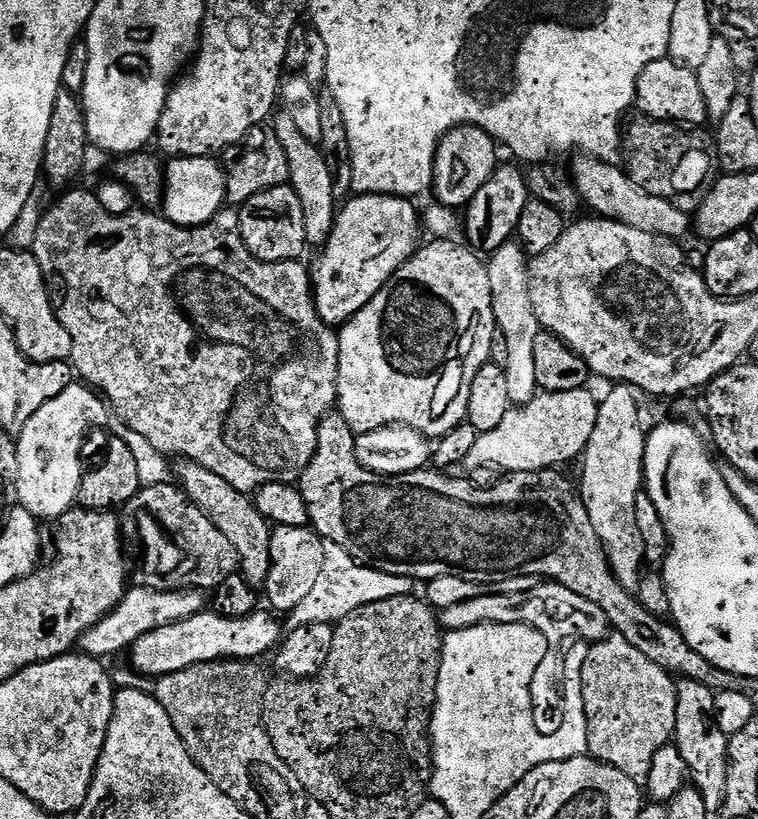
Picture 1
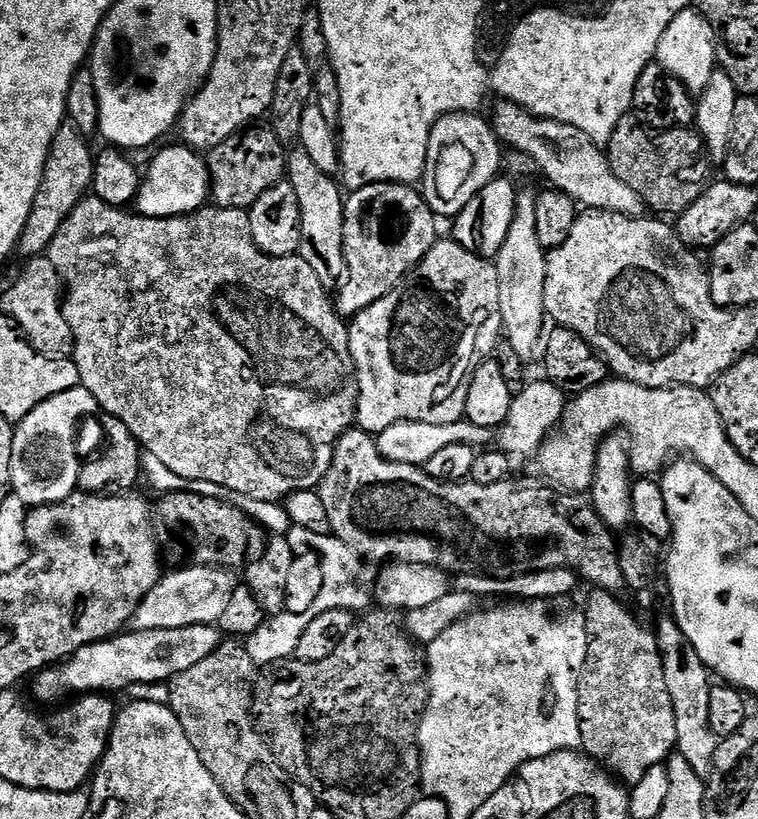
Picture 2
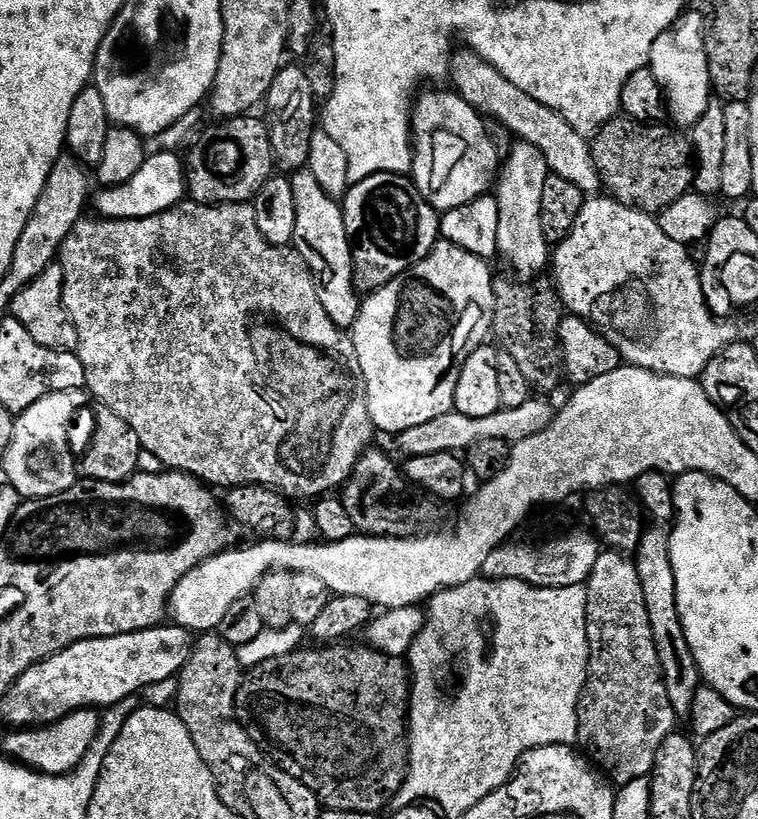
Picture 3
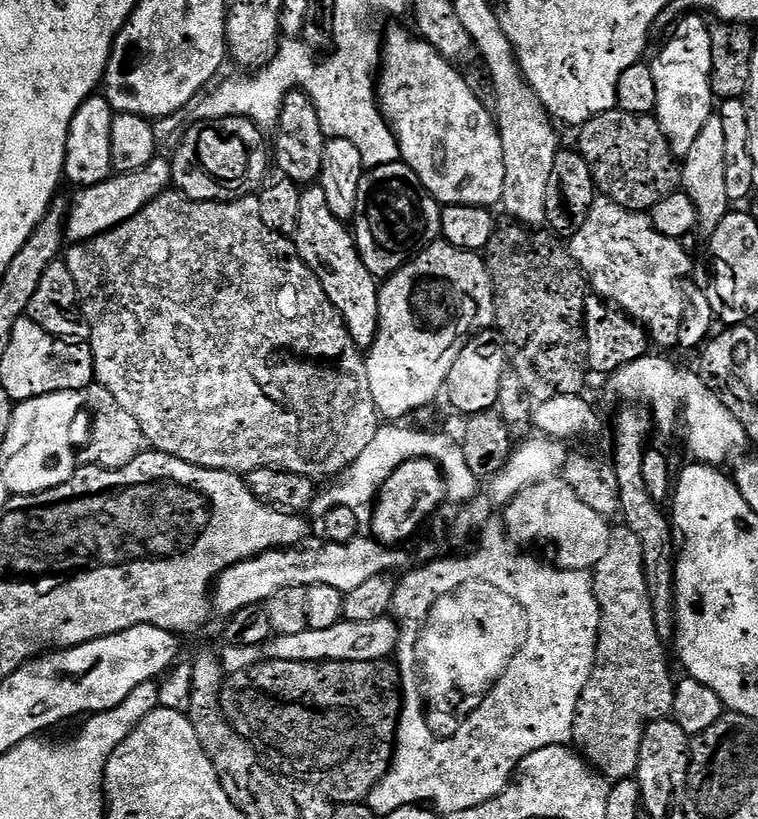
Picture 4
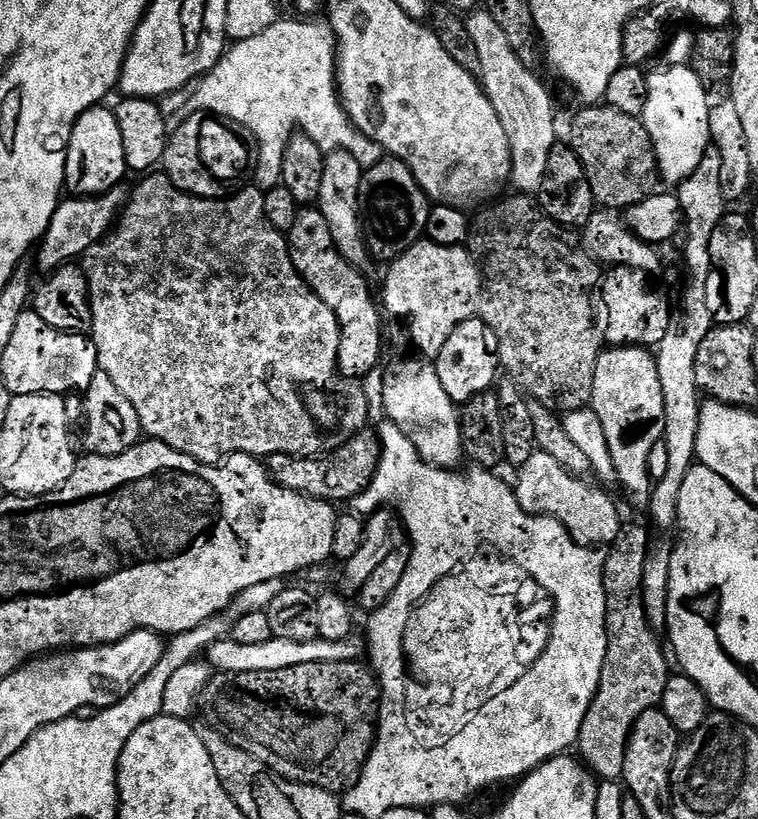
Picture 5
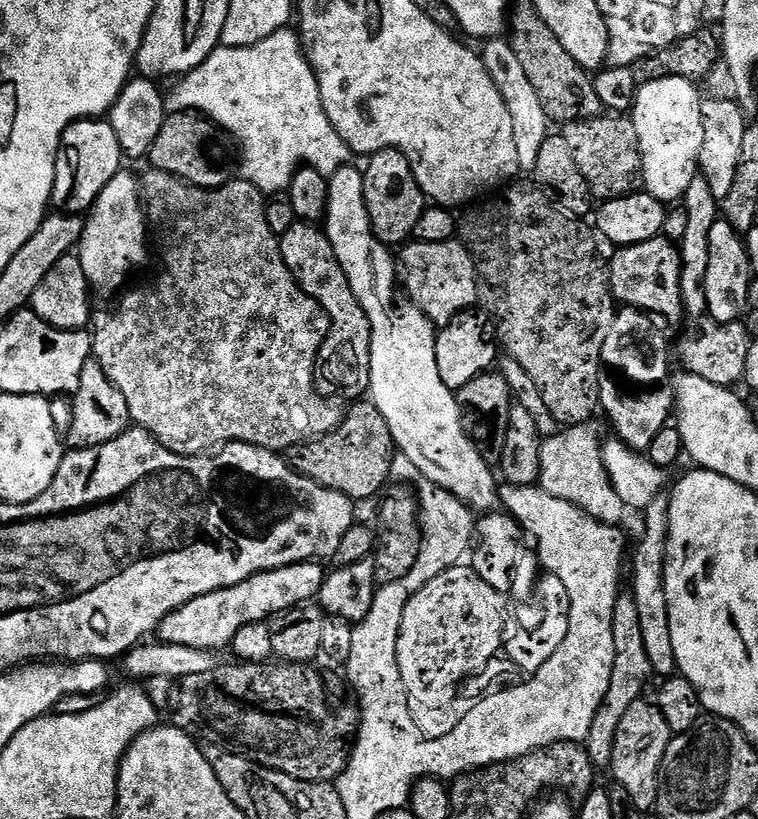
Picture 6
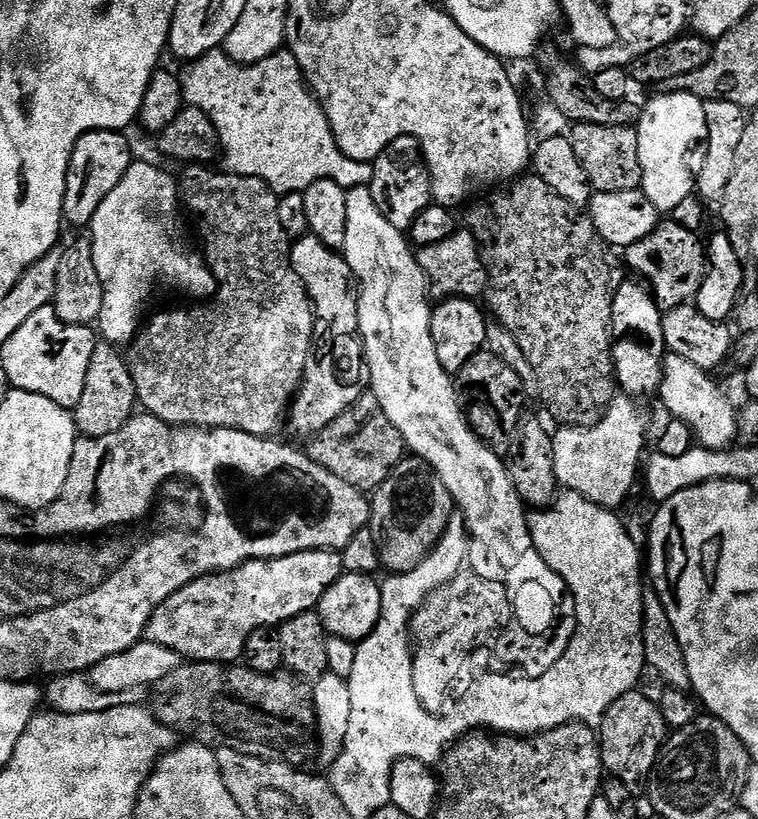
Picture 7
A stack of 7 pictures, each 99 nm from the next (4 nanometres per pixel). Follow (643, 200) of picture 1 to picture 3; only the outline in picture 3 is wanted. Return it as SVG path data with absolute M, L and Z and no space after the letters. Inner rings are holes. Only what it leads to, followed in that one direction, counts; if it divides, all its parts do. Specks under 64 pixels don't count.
M471 50L463 51L457 51L450 60L450 82L451 85L454 84L452 86L458 95L467 104L472 105L477 112L497 119L502 126L508 127L517 141L524 141L536 146L545 155L546 162L549 163L551 171L555 175L566 178L568 182L574 182L574 186L578 186L585 194L595 193L592 191L598 186L601 187L602 177L599 170L596 169L596 160L592 157L591 143L585 137L579 136L570 126L570 122L566 122L566 118L562 118L557 112L546 106L542 106L542 102L530 98L530 94L526 94L526 90L518 90L518 86L514 86L514 82L502 78L502 74L490 61L483 60Z

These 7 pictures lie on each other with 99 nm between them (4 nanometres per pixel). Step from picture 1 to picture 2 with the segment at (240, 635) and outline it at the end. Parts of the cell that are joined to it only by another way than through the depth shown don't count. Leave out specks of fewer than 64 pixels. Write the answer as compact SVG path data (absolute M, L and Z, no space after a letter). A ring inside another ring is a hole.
M215 624L186 626L184 629L154 629L149 632L128 630L113 636L111 640L87 644L67 660L35 673L31 681L32 692L42 703L55 705L73 694L112 694L115 688L125 690L131 684L167 682L182 670L190 670L190 666L202 662L202 658L210 658L221 642L222 633Z

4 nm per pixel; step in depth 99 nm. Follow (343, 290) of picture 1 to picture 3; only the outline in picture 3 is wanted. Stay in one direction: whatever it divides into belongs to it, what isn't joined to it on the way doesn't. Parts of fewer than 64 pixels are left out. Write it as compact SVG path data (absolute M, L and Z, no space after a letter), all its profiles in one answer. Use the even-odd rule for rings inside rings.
M374 174L362 182L352 184L348 195L343 197L344 221L346 234L352 241L352 263L358 269L358 284L361 289L375 290L386 286L393 276L401 276L422 258L430 254L430 250L441 239L440 217L441 213L433 208L428 199L418 190L415 179L405 174Z

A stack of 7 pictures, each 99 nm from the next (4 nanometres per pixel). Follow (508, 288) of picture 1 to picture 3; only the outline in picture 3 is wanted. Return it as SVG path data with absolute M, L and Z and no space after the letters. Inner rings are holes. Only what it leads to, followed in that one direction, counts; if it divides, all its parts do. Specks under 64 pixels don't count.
M524 141L513 143L504 161L496 184L496 197L499 202L497 251L506 256L520 277L532 278L544 268L547 269L552 257L541 214L542 193L552 171L545 155L536 146Z

